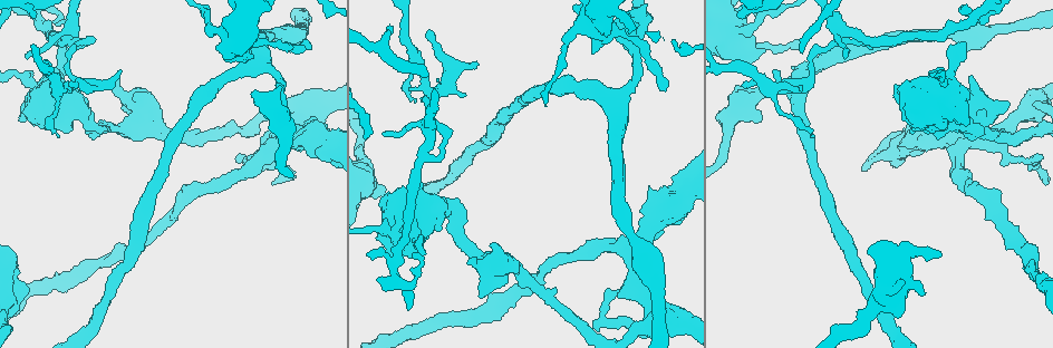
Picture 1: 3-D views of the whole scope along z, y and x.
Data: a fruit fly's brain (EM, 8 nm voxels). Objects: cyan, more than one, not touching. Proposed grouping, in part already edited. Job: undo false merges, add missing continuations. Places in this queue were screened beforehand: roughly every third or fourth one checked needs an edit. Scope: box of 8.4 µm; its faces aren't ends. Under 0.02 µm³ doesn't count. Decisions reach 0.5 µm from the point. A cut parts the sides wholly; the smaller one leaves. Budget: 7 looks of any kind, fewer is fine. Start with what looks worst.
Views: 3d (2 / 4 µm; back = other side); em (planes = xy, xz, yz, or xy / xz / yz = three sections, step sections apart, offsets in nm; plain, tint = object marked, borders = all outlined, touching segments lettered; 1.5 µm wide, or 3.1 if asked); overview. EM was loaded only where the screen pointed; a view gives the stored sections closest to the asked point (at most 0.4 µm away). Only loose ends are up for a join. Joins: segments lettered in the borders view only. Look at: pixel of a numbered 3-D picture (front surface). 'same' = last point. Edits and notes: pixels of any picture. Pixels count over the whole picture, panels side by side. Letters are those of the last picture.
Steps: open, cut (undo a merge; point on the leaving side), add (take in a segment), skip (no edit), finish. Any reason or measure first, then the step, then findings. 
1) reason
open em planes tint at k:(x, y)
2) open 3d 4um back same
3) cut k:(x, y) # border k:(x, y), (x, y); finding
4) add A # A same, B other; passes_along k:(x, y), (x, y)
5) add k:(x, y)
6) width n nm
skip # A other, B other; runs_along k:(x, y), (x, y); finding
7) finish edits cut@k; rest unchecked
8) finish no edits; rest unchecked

branch stops here
open 3d 2um at 1:(665, 90)

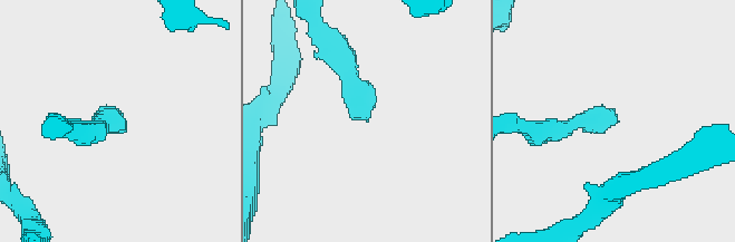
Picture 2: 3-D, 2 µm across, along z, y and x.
open em planes borders at 2:(117, 110)

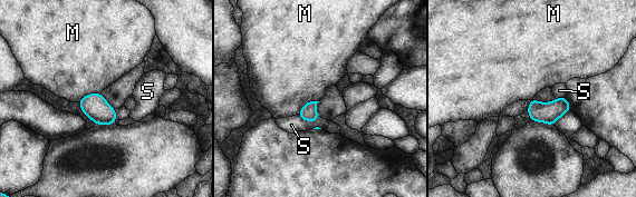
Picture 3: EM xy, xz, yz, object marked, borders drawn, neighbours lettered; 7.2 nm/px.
width 120 nm
skip # M other, S other; border 3:(318, 100), (308, 100), (297, 114); no lettered segment goes on from it

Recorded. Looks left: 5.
two arms at a narrow angle
open em xz step 8 tint at 1:(872, 42)

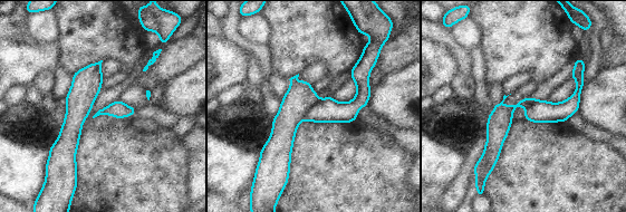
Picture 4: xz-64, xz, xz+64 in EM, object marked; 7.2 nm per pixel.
another direction
open em planes borders same

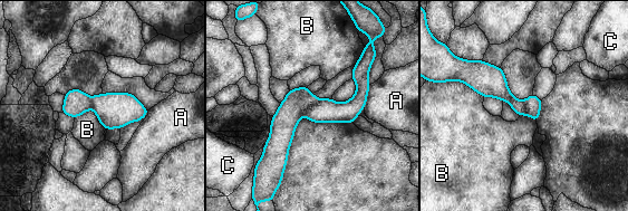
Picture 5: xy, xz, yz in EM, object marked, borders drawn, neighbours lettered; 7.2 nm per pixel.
cut 5:(326, 111) # A other, B other, C other; border 5:(320, 99), (305, 111); two neurons meet here

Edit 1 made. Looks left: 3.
sudden change in width
open 3d 4um at 1:(991, 133)

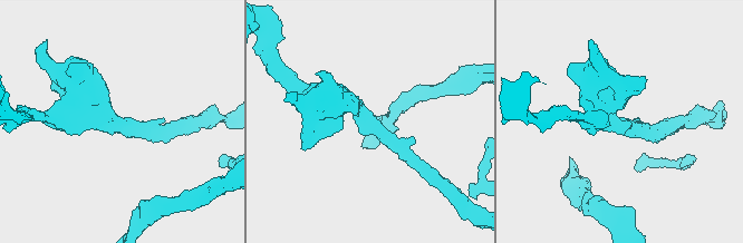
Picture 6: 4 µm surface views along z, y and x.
arm_widths 170, 320 nm; now the EM
open em xz step 8 tint at 6:(366, 119)

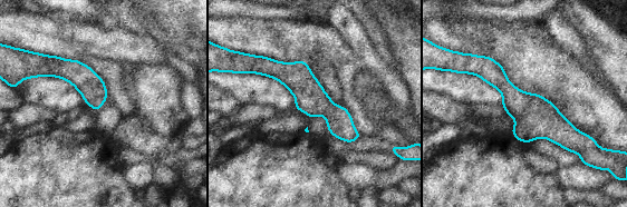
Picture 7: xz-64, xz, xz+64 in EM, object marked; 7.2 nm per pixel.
open em planes borders same

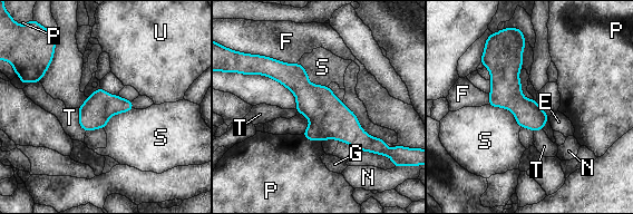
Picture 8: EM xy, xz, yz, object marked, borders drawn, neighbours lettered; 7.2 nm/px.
skip # E other, F other, G other, N other, P other, S other, T other, U other; border 8:(296, 62), (310, 83), (328, 86); one neuron here

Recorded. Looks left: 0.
finish edits cut@5; rest unchecked

